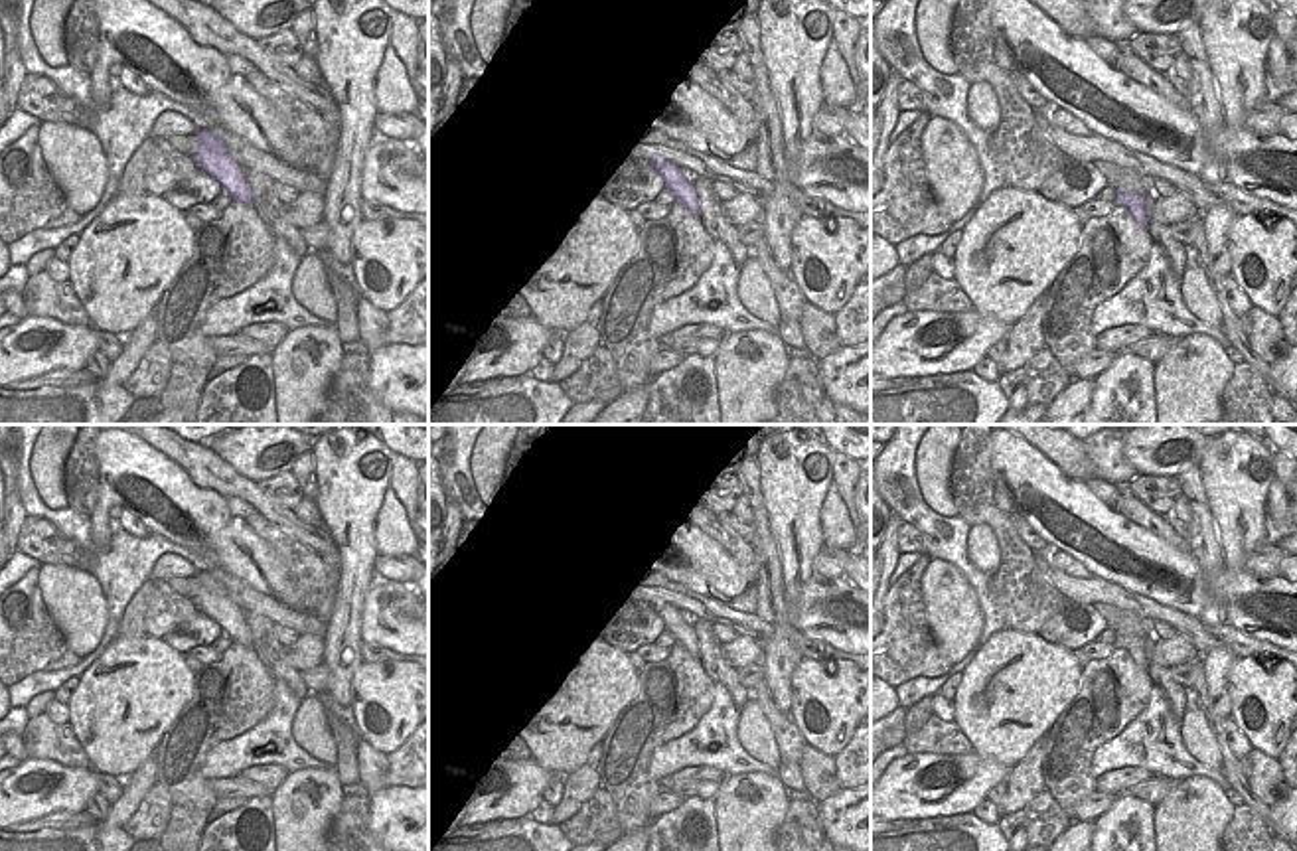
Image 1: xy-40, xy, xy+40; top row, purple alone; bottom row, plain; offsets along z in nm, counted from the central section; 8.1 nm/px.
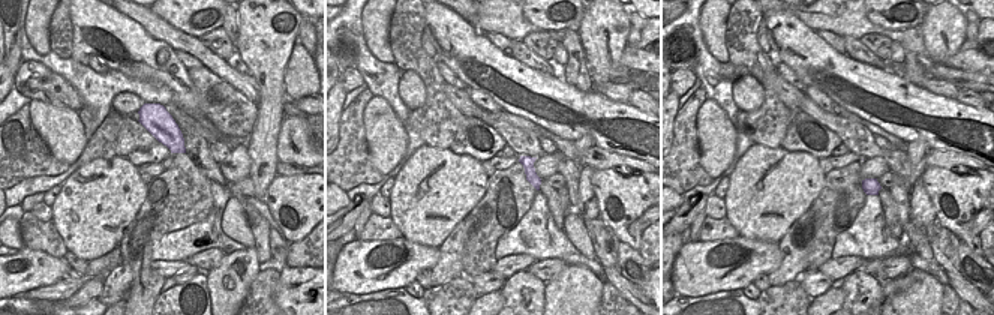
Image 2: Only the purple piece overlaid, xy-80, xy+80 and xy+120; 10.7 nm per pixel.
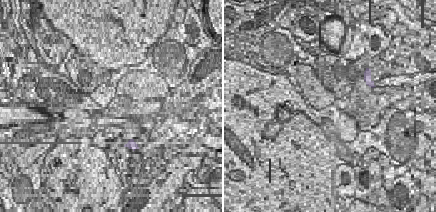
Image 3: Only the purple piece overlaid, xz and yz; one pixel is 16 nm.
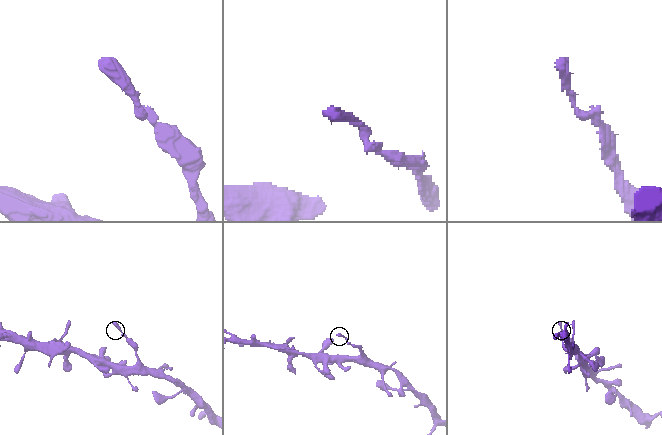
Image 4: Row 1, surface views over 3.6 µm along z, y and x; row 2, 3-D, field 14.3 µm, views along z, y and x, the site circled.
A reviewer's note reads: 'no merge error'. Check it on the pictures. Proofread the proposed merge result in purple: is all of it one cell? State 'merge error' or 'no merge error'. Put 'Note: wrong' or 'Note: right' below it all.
merge error
Note: wrong

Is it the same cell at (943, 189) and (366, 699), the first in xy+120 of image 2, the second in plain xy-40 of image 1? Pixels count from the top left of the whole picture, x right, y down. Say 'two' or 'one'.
one

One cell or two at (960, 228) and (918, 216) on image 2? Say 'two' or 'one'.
two

